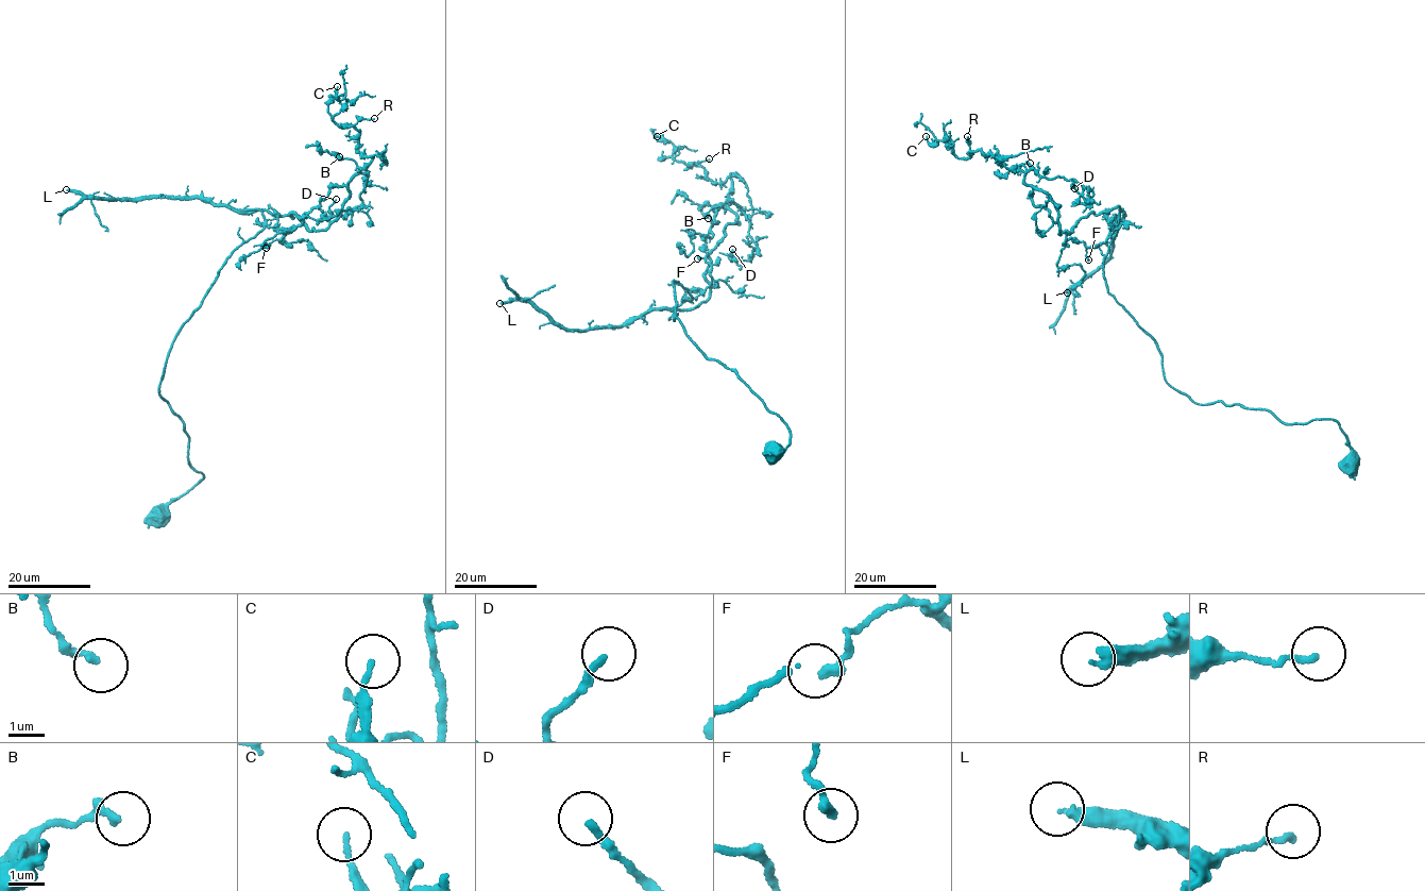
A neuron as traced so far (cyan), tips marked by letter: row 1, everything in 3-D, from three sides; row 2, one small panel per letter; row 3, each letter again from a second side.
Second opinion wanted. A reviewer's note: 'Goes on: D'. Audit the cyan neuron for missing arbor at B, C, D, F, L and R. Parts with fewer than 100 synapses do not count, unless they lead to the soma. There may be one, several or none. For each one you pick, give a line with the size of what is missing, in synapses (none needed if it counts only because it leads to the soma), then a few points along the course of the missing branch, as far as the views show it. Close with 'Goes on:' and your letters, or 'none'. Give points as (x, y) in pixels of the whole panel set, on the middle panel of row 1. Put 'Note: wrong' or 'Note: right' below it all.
L: about 200 synapses
Goes on: L
Note: wrong

